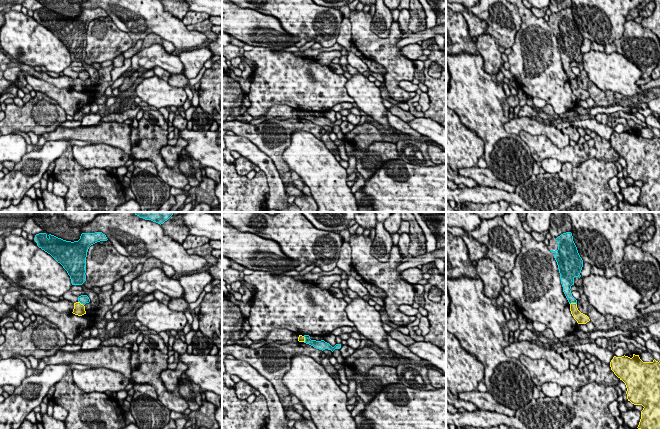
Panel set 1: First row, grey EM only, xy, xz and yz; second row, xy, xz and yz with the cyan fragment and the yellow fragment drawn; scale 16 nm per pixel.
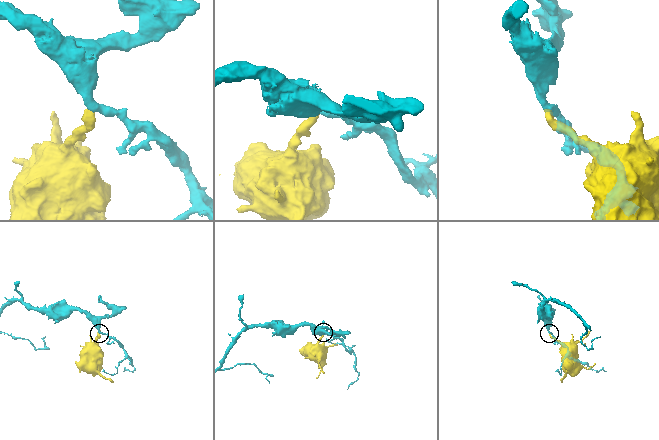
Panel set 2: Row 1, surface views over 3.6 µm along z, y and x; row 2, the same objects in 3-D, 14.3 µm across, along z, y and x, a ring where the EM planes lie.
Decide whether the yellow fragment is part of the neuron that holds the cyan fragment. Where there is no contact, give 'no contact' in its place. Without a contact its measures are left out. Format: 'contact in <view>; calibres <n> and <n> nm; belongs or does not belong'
contact in yz; calibres 130 and 160 nm; does not belong

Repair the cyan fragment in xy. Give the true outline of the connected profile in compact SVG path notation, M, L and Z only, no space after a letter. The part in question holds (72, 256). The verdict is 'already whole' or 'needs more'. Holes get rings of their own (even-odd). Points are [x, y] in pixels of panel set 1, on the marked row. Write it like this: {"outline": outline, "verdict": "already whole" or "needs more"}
{"outline": "M102 232L82 233L78 241L66 241L54 235L35 235L37 246L50 254L70 276L72 285L82 285L86 281L86 257L91 245L107 241Z", "verdict": "already whole"}

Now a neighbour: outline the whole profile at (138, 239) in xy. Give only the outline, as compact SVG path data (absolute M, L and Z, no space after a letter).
M134 212L99 214L81 230L105 234L114 248L129 258L133 270L151 257L182 275L201 271L208 263L200 254L188 254L182 244L164 233L162 225L140 218Z

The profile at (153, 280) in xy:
M159 268L143 272L131 282L131 299L134 296L138 296L140 291L143 291L146 295L155 291L161 291L170 298L181 299L184 293L179 281L172 277L167 277L163 270Z

